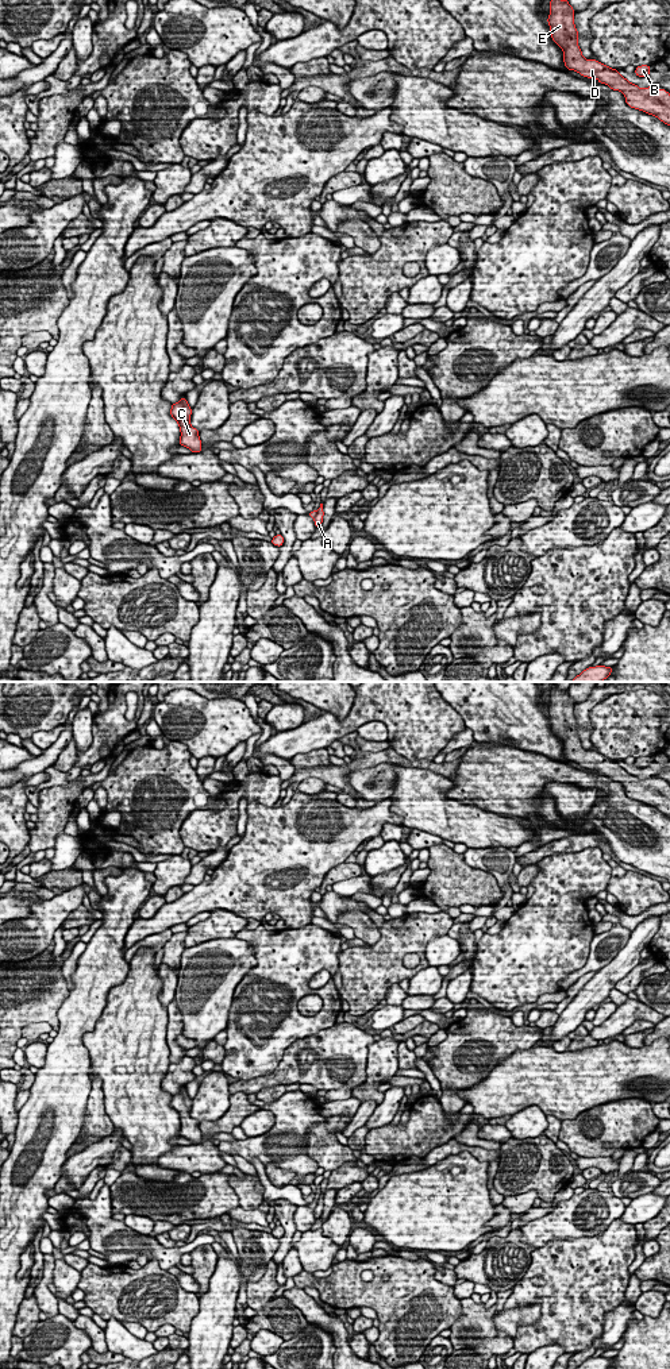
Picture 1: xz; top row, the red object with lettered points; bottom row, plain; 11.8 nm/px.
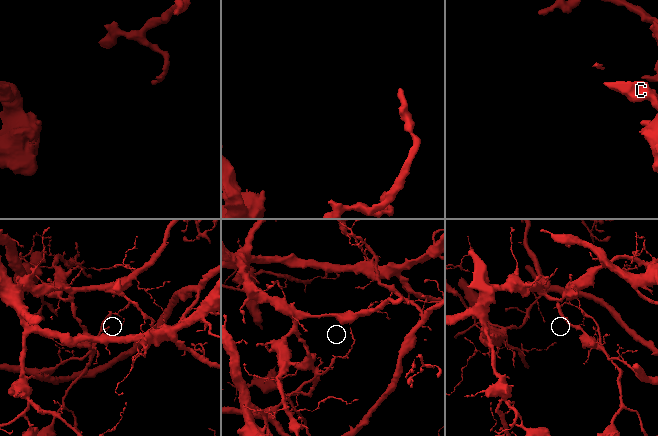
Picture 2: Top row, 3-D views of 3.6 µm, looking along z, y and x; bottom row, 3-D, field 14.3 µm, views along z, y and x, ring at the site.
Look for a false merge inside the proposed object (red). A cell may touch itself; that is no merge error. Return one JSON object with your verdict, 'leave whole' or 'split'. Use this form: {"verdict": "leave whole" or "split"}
{"verdict": "split"}

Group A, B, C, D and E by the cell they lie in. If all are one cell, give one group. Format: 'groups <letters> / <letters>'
groups A C / B D E

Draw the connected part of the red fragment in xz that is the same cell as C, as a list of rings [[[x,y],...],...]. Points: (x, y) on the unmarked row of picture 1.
[[[185,1088],[172,1095],[170,1106],[180,1118],[181,1127],[178,1135],[189,1139],[193,1145],[201,1144],[203,1134],[199,1129],[200,1122],[190,1117],[192,1099],[188,1096]]]

